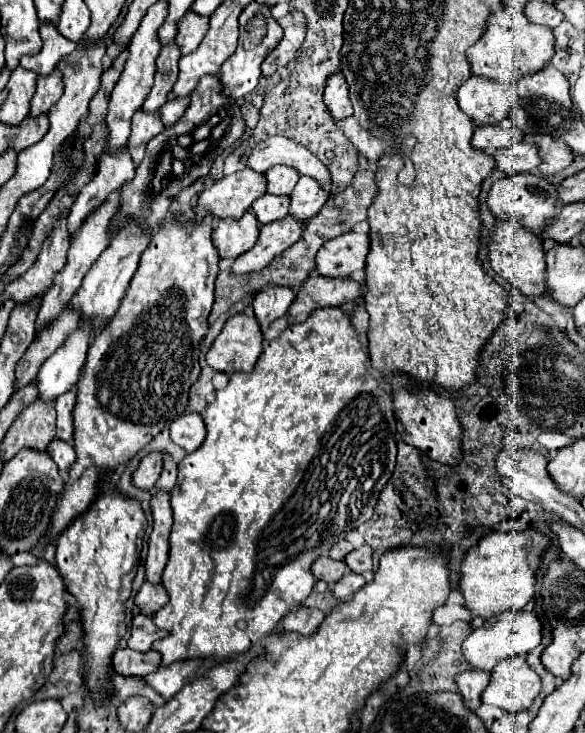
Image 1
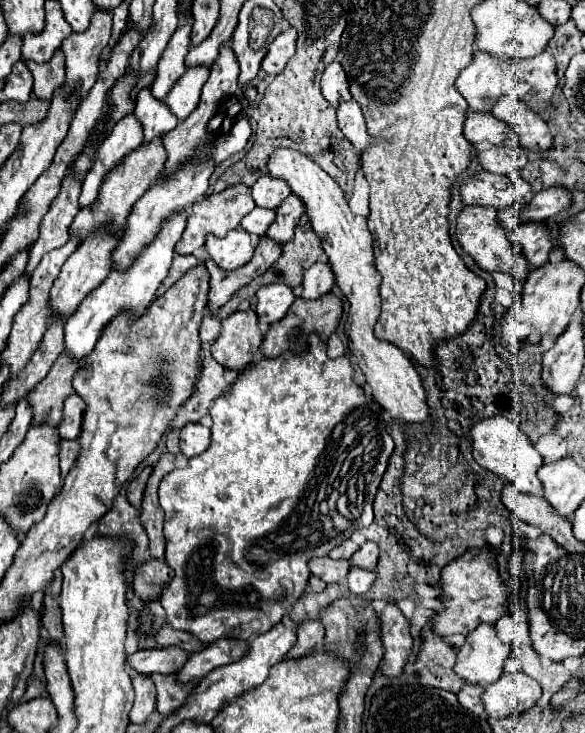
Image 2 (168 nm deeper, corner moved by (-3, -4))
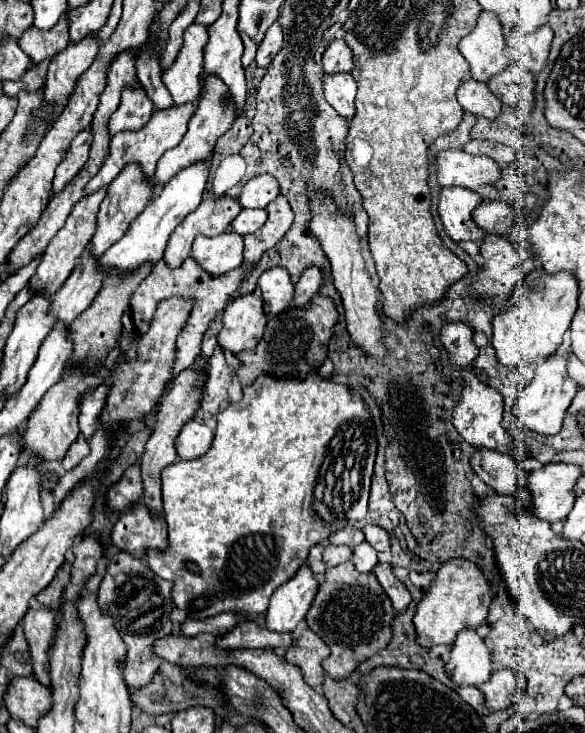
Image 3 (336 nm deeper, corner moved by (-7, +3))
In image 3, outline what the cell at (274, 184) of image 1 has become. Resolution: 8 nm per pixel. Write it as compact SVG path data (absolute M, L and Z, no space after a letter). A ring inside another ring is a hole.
M259 174L245 184L239 202L243 208L265 208L279 194L281 194L279 182L271 174Z

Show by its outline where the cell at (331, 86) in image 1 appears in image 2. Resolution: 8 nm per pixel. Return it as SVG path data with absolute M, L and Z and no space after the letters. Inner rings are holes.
M333 61L325 67L325 71L321 75L321 89L323 89L323 97L331 105L339 105L341 101L351 99L349 85L347 85L347 75L337 61Z

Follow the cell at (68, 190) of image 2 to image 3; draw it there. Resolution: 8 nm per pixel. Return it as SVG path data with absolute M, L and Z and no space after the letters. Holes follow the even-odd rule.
M87 128L73 138L63 162L57 166L53 180L53 194L63 192L63 188L81 172L89 156L89 146L91 146L91 130Z

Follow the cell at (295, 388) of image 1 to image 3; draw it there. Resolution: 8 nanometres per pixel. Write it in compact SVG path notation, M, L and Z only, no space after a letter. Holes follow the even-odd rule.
M317 370L307 374L307 378L295 378L295 380L293 378L277 380L273 376L259 376L251 386L243 388L243 398L239 402L229 404L225 412L217 414L217 430L207 454L195 460L179 460L161 472L163 508L165 508L165 520L169 526L169 548L167 552L151 552L149 568L159 578L173 582L173 590L171 590L173 602L177 608L187 612L191 620L205 620L221 612L233 612L237 616L265 614L271 594L297 574L297 570L305 564L305 558L313 546L327 542L329 536L335 534L337 530L345 526L353 526L355 522L365 518L367 504L369 504L371 476L375 468L375 456L377 456L375 424L371 420L371 414L365 402L353 400L353 390L349 386L323 378Z

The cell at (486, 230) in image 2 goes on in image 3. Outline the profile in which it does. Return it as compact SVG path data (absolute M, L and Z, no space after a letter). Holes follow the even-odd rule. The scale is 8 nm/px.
M441 188L439 214L445 232L455 242L483 242L487 230L475 224L473 210L483 202L477 192L467 188Z

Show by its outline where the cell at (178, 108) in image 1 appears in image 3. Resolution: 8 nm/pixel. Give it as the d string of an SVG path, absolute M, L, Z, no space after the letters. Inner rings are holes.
M191 24L185 32L183 48L171 66L163 74L163 84L173 96L175 104L195 104L201 94L201 74L203 74L203 56L205 44L209 42L207 28L201 24Z

